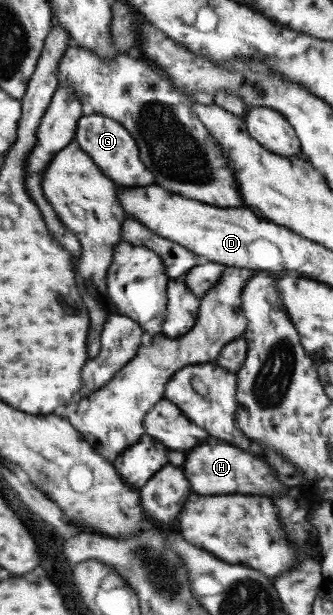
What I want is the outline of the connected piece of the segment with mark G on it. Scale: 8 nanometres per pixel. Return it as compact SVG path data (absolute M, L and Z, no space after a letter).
M102 114L84 115L80 119L75 139L86 151L98 167L118 185L126 187L142 187L154 184L153 174L138 158L136 142L122 122Z

